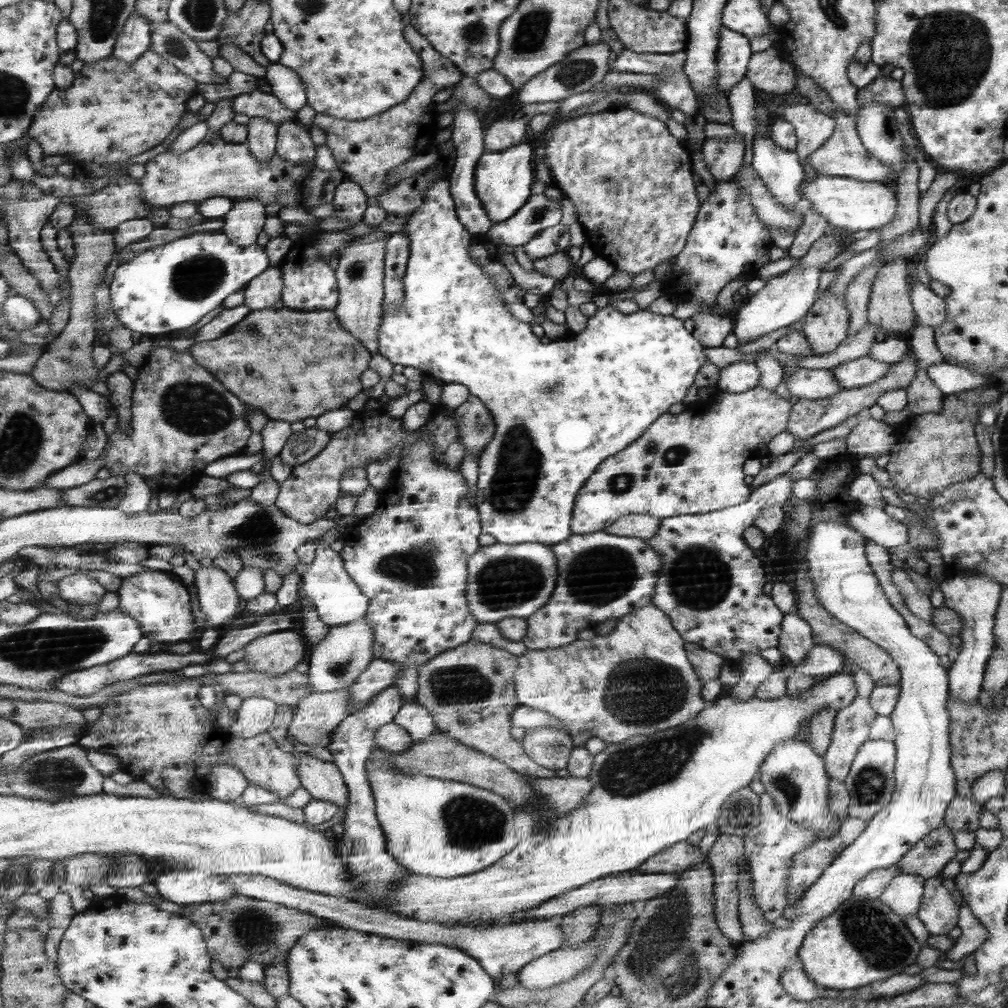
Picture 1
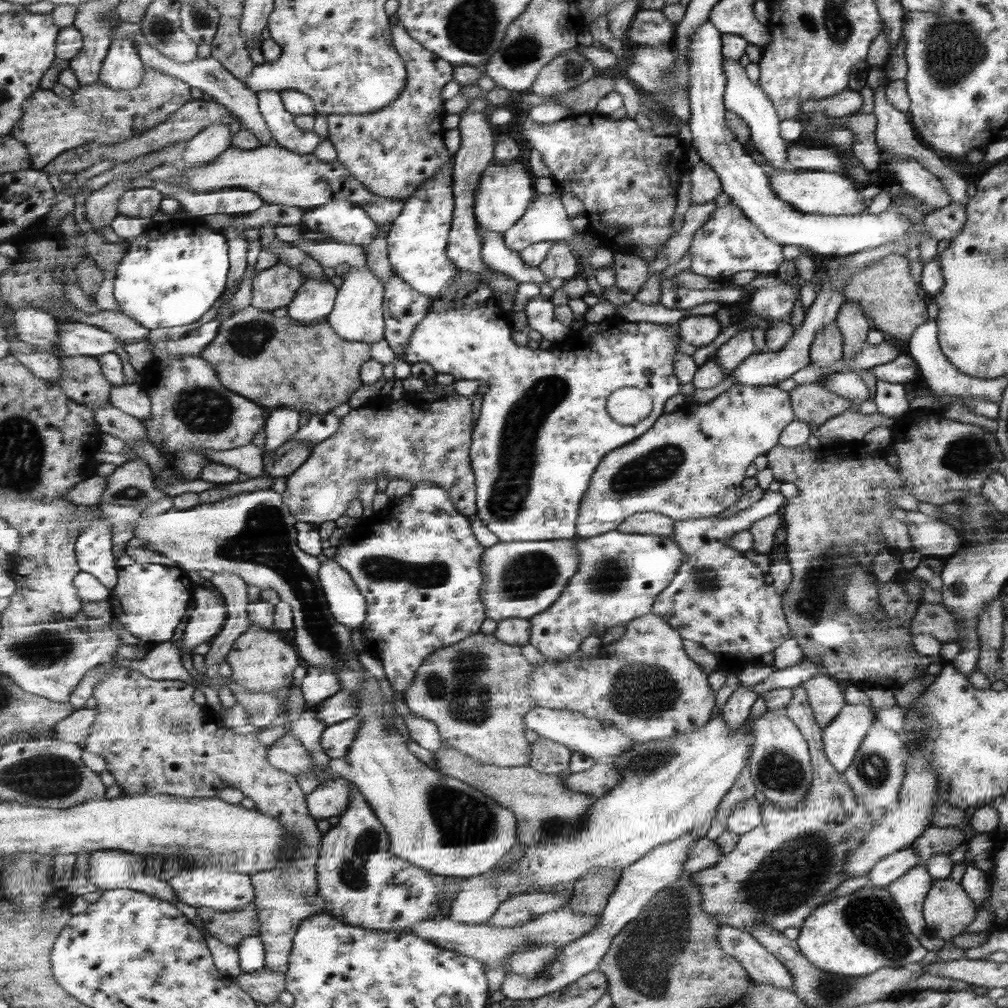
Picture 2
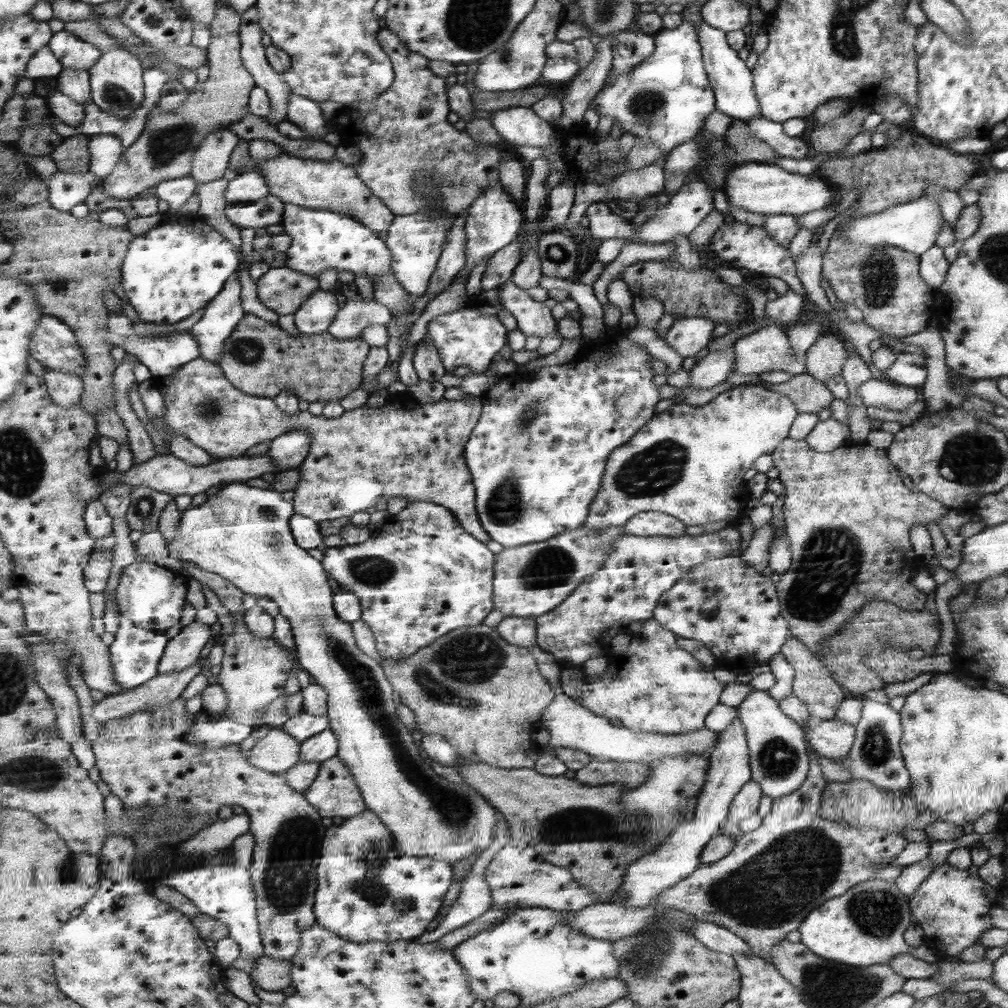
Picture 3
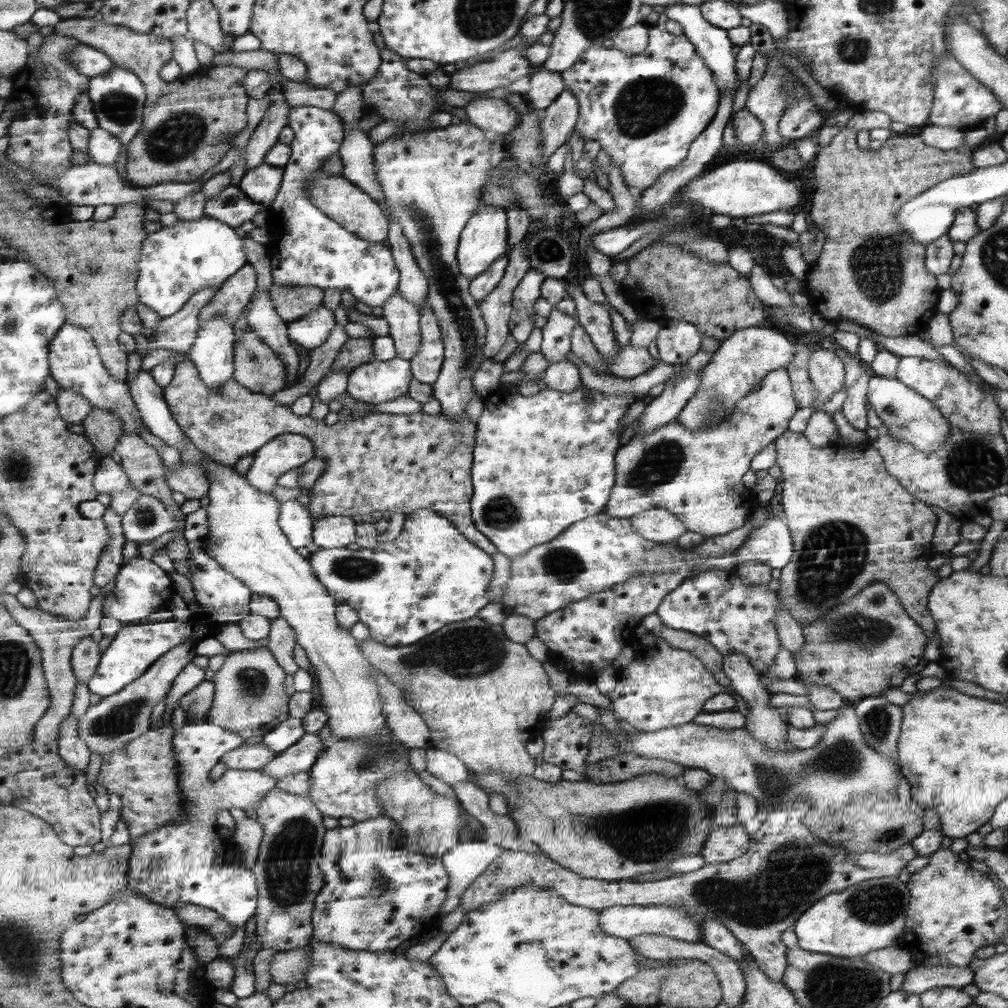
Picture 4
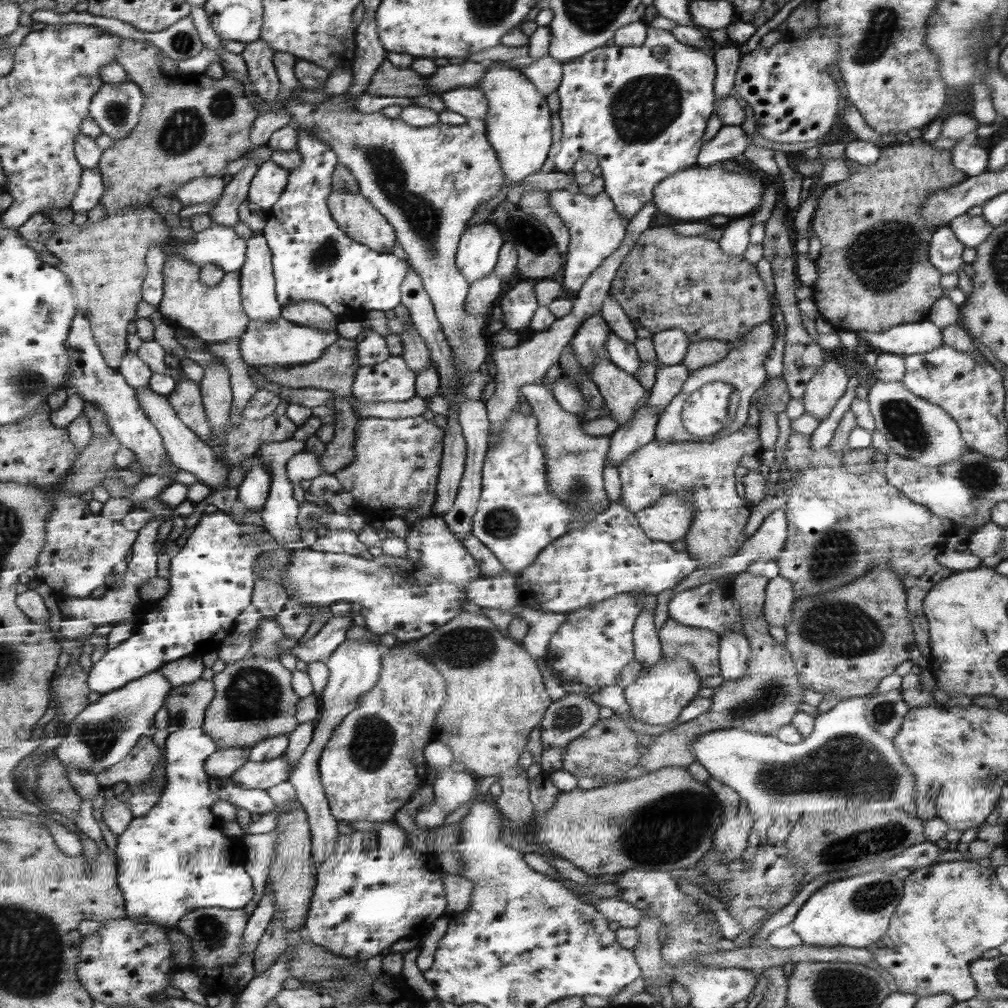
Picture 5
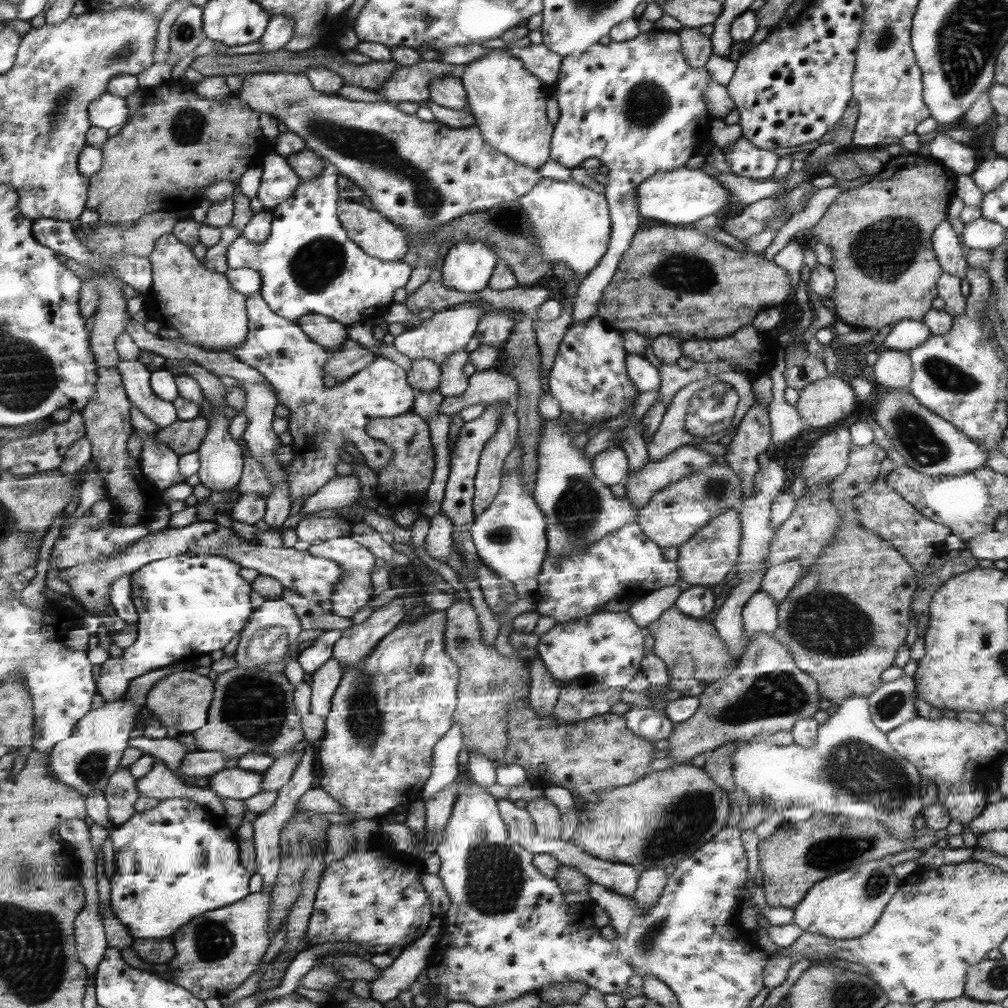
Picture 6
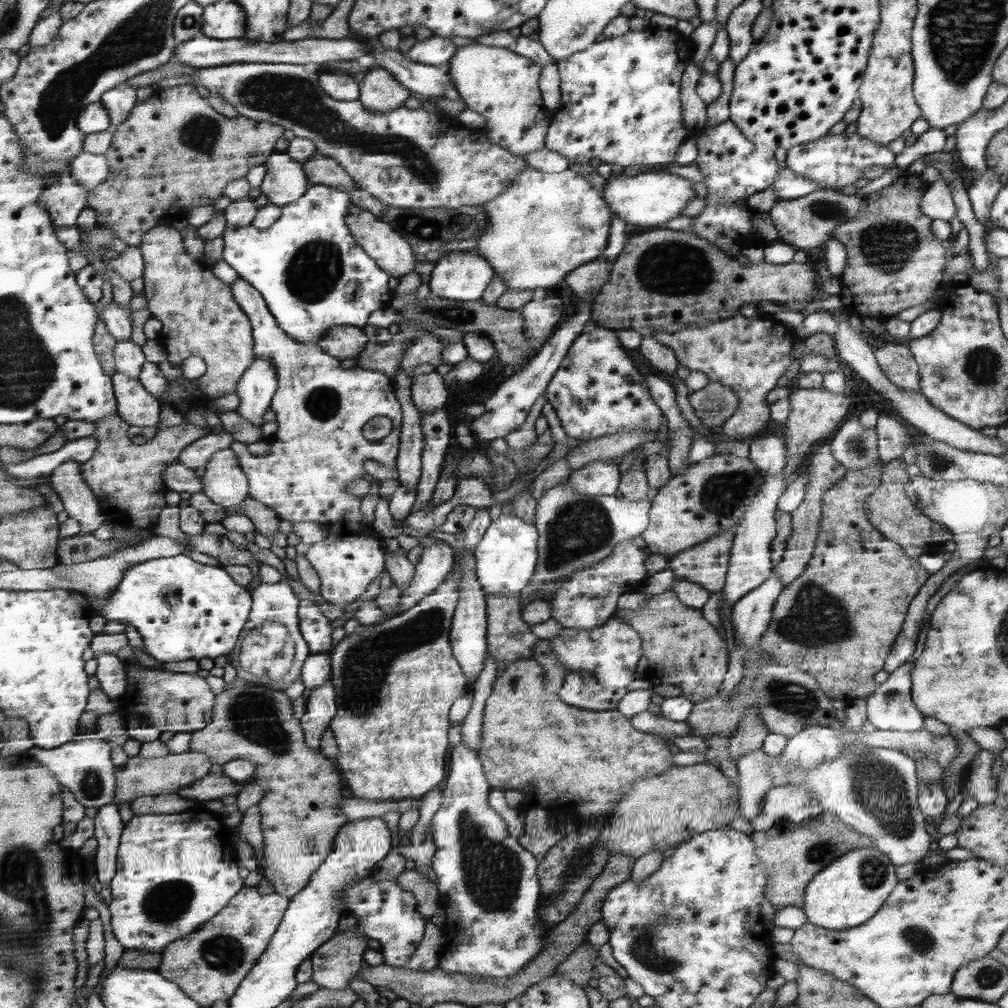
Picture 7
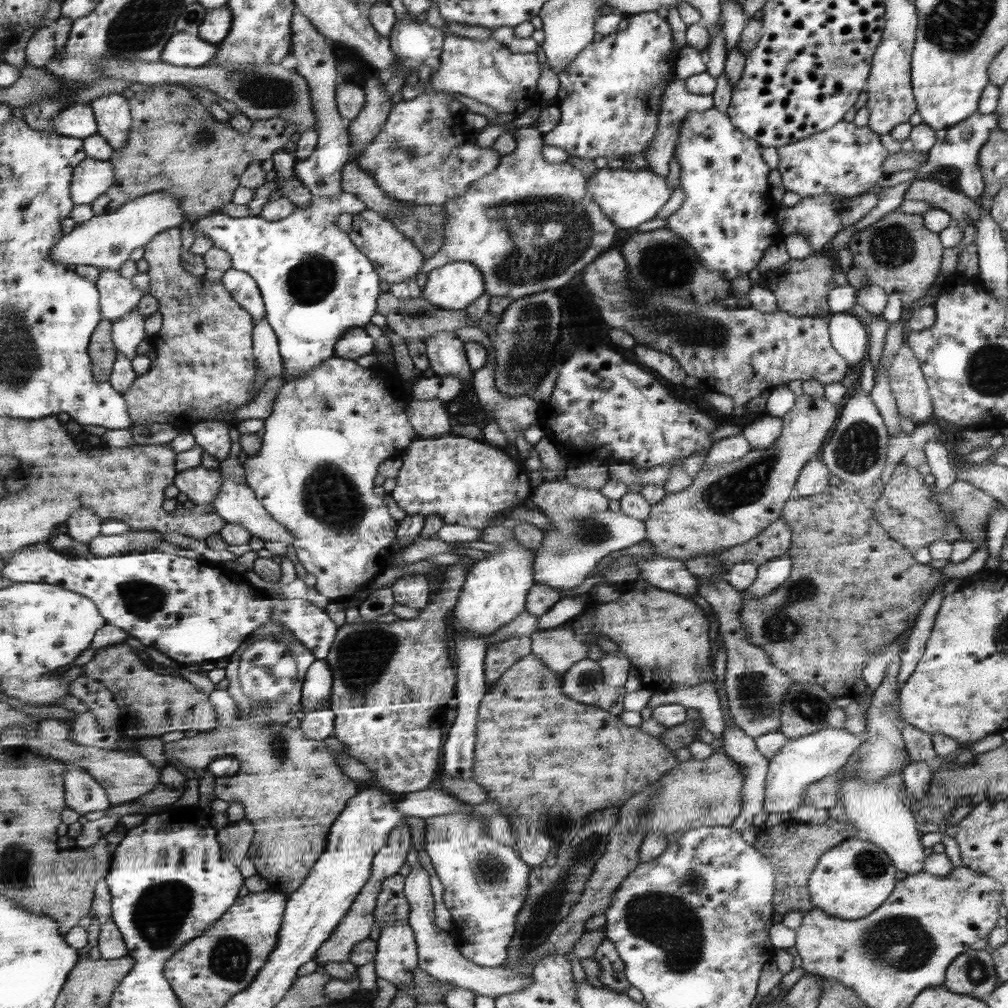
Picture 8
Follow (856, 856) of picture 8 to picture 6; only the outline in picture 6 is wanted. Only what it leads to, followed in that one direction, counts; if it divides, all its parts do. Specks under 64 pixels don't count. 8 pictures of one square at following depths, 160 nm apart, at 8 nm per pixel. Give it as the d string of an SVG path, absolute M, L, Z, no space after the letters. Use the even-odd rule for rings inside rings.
M885 855L877 860L862 862L816 882L794 906L792 922L802 932L820 934L833 940L851 940L867 934L881 916L887 901L897 892L899 880L886 861L889 858L890 855Z

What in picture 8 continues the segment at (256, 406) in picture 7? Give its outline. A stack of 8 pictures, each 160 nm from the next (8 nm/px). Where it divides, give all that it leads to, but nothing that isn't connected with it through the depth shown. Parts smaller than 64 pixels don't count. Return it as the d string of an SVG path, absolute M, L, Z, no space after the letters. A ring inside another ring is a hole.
M268 316L255 325L254 355L258 360L258 370L264 372L265 378L284 377L280 344L277 334L269 324Z

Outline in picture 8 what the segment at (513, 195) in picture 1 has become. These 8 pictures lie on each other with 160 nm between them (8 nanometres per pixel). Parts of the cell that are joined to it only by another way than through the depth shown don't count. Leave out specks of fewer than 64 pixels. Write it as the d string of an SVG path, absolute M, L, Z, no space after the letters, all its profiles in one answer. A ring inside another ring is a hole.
M453 262L432 270L422 296L443 310L466 310L486 293L479 267L469 262Z

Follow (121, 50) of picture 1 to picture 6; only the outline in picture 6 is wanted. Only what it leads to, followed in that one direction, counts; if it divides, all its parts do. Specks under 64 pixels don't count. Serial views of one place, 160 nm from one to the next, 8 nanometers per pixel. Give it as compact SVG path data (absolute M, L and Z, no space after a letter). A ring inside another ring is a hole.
M109 92L95 99L90 104L90 121L92 126L111 130L115 126L125 126L129 108L127 100L120 96L115 96Z

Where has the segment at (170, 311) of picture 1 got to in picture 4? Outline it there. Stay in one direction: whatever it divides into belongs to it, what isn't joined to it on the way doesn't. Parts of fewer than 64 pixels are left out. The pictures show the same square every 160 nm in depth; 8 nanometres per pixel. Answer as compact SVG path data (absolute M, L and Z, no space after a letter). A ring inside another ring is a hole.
M206 217L199 221L182 221L171 228L148 234L139 261L138 291L140 302L152 308L162 319L178 314L186 302L207 285L219 287L245 265L239 234L225 222Z

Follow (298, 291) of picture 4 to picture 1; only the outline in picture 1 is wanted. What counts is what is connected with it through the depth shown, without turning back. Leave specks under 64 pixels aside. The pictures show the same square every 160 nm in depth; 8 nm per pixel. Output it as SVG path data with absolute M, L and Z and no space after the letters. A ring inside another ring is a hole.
M279 267L267 269L247 285L245 305L251 310L273 308L282 300L285 283L284 272Z

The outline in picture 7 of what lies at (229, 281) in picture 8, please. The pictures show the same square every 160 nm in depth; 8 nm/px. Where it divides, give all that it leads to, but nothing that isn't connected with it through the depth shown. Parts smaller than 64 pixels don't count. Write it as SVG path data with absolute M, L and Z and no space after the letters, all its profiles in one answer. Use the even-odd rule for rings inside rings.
M237 276L238 279L231 284L232 293L234 294L235 300L242 306L242 309L246 312L247 316L251 320L253 330L254 330L254 339L255 339L255 352L256 358L263 357L264 359L269 359L275 365L275 368L278 372L278 377L280 380L279 388L273 397L270 409L276 414L276 424L278 425L277 432L269 438L270 451L265 456L256 456L252 455L246 450L246 443L235 441L231 448L235 451L237 459L239 459L239 465L241 469L247 474L247 480L249 480L249 496L255 501L259 501L273 510L279 520L289 520L292 524L296 522L318 522L319 524L325 524L326 528L331 530L333 524L340 524L342 530L341 533L337 536L329 535L325 540L321 542L315 542L311 544L304 554L305 559L310 563L312 568L316 571L319 577L319 590L321 591L321 596L329 603L336 604L339 606L347 606L351 602L355 602L359 596L363 596L369 588L369 584L377 578L378 574L381 574L386 568L386 548L383 544L382 537L373 531L372 527L363 526L365 524L365 514L361 512L361 500L360 496L355 496L351 494L348 490L349 485L354 482L354 480L359 480L363 478L365 472L365 460L373 460L382 466L388 468L398 468L398 456L399 451L401 450L401 435L402 428L404 423L404 412L402 409L401 401L396 395L396 381L392 379L389 375L384 372L377 372L376 370L367 370L357 366L352 369L343 369L341 368L341 361L338 358L335 358L334 355L327 354L319 345L313 344L312 346L305 346L300 342L297 342L294 338L289 337L281 327L279 327L279 321L275 319L273 313L271 313L270 308L268 307L265 297L262 295L262 292L259 292L247 279ZM378 416L386 416L391 418L394 422L393 432L383 438L382 441L371 441L364 434L364 429L366 424L377 418Z

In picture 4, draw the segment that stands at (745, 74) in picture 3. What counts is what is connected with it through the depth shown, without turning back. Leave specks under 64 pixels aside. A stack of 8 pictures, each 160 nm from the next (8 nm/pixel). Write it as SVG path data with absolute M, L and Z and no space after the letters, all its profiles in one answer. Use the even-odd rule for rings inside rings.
M669 3L662 12L669 20L674 20L681 25L682 32L685 38L694 43L695 50L702 55L706 65L710 67L716 85L718 86L721 95L729 95L733 100L735 89L739 86L736 81L735 71L735 54L731 53L732 42L726 35L726 30L709 24L700 13L700 8L695 5L685 3Z

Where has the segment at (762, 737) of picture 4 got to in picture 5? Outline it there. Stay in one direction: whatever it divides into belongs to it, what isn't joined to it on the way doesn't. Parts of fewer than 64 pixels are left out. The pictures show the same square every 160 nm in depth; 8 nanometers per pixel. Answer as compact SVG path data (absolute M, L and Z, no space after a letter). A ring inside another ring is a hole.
M725 631L719 637L719 670L723 679L745 678L749 655L746 637L737 631Z

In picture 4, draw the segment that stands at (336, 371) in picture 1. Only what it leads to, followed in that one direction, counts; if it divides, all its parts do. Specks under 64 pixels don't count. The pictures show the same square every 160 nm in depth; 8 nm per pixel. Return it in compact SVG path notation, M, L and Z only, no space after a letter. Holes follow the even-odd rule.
M247 327L236 347L234 379L250 391L272 395L288 388L288 368L283 359L255 329ZM356 337L349 339L341 349L332 371L346 370L349 373L357 366L371 362L374 356L374 341L371 338Z

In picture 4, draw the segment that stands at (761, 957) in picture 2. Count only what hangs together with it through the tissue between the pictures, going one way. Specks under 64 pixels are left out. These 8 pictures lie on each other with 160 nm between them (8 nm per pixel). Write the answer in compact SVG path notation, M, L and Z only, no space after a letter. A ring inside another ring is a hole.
M663 904L647 906L609 906L598 911L598 921L604 933L613 935L613 938L629 940L635 936L654 934L663 938L673 938L683 942L701 942L700 930L694 920L684 916L684 912L677 912Z

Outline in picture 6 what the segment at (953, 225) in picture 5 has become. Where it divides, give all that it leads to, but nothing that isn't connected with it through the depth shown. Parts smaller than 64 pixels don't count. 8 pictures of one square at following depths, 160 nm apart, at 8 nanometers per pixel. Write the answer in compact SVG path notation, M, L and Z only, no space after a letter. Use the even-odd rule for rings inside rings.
M977 218L963 226L962 242L969 249L991 251L1003 243L1005 229L993 222Z

